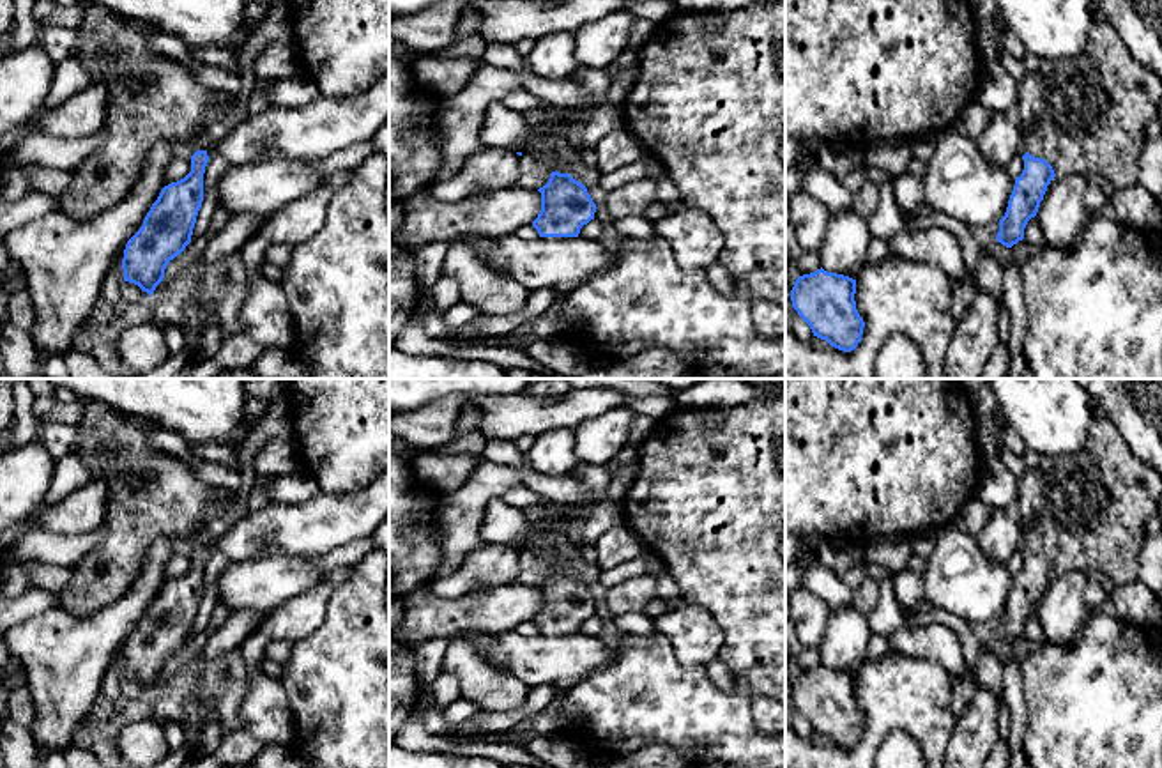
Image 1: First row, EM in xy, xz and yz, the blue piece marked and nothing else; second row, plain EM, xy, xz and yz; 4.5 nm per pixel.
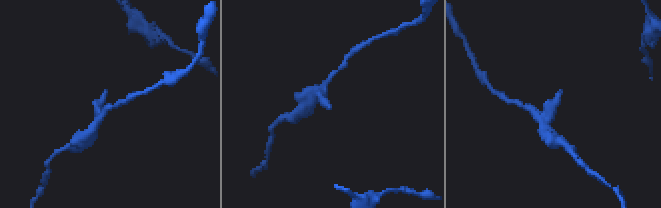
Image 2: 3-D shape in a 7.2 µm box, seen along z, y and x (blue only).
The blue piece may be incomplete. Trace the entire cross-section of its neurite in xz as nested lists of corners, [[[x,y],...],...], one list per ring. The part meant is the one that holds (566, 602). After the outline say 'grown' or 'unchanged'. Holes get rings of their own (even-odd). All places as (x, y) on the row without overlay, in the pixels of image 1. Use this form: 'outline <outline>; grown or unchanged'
outline [[[552,568],[538,588],[541,607],[532,623],[539,634],[578,634],[580,625],[594,616],[596,600],[587,584],[570,570]]]; unchanged

